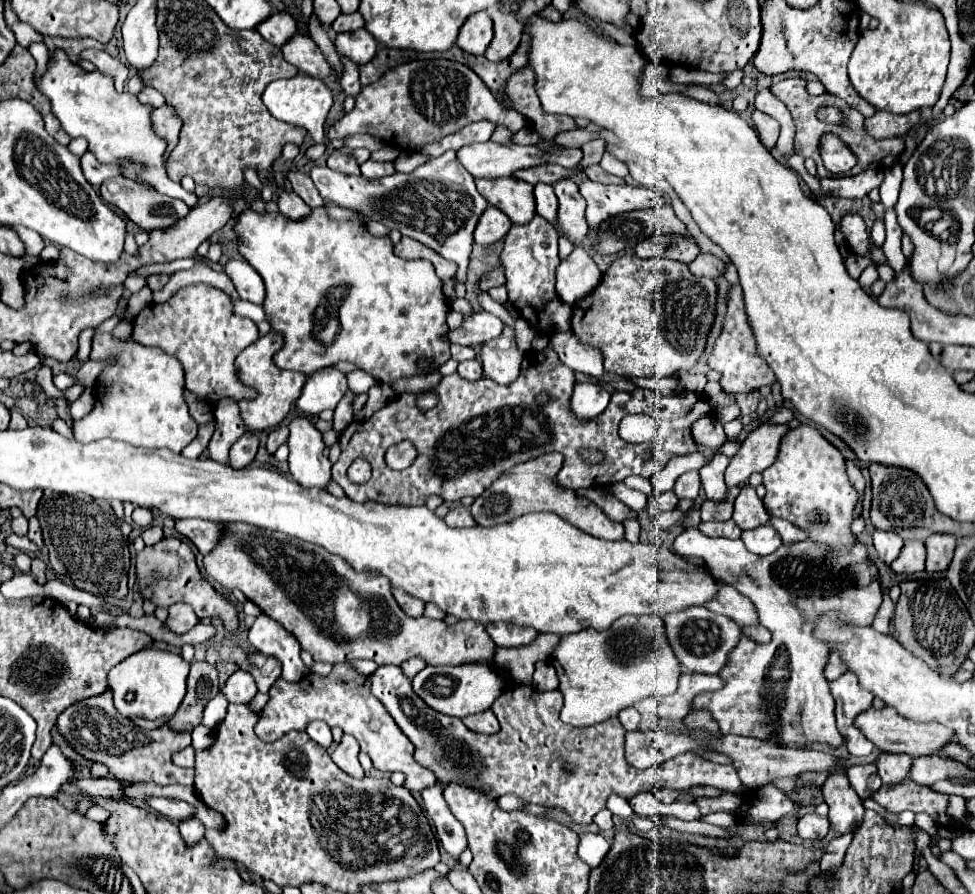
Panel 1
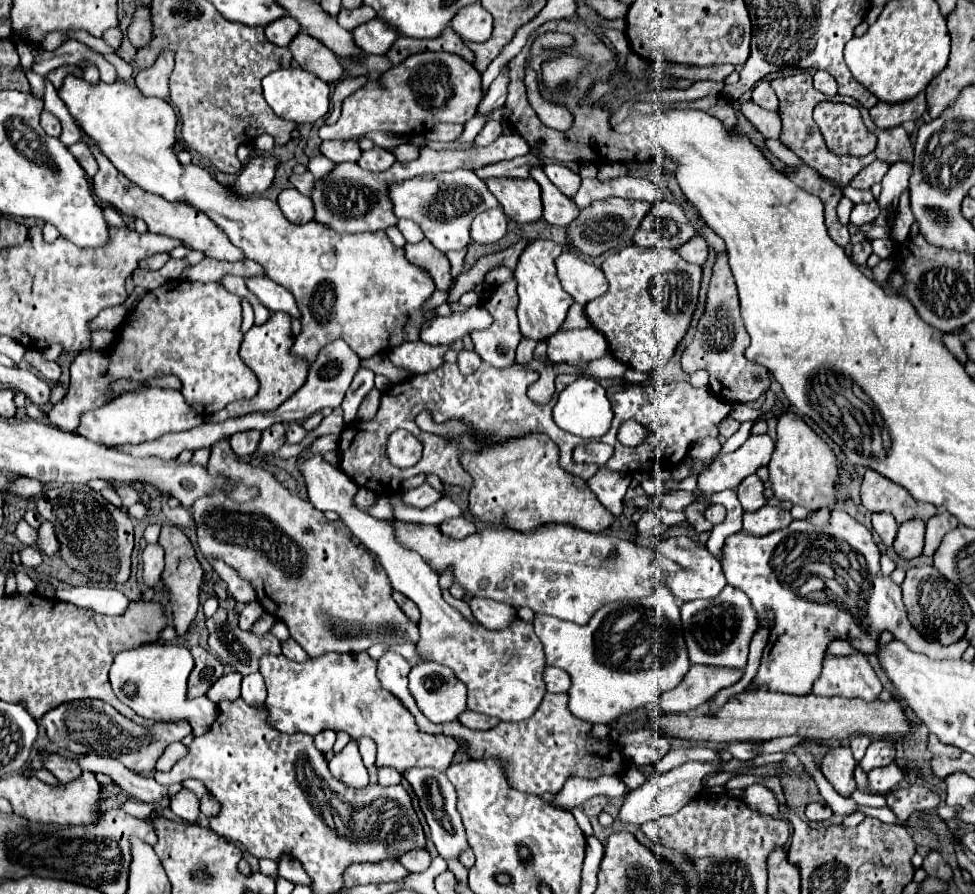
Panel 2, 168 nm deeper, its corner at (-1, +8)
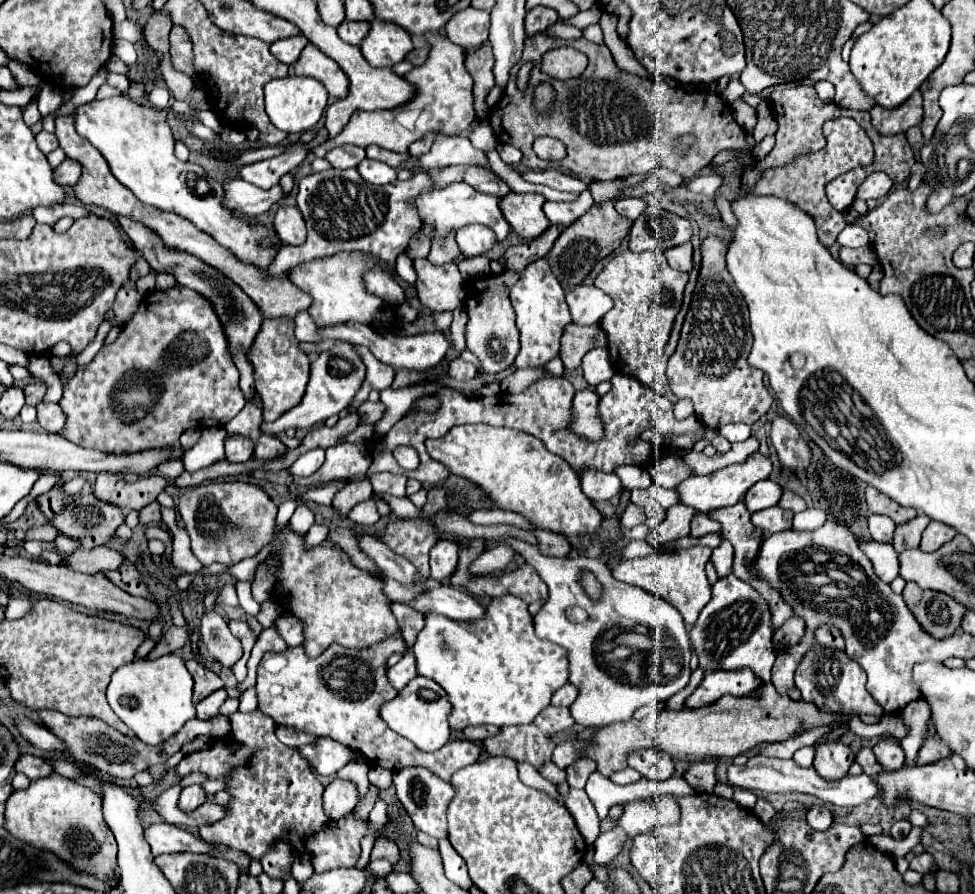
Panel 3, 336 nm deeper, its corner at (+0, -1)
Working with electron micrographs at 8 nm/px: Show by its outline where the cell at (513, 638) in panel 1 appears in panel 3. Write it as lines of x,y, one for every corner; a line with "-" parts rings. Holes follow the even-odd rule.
450,584
422,592
418,598
410,600
408,606
420,614
436,612
454,620
474,620
484,614
484,608
476,598
458,588
450,588

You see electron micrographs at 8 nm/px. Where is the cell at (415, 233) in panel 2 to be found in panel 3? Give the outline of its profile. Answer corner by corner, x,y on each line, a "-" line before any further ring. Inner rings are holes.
418,232
418,234
412,238
406,254
414,260
414,258
426,258
428,252
430,252
430,238
428,238
424,232

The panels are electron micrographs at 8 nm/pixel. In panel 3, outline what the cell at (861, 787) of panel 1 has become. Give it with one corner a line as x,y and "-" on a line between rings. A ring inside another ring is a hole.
884,738
872,750
886,772
894,772
904,766
904,748
900,746
900,742
896,742
892,738

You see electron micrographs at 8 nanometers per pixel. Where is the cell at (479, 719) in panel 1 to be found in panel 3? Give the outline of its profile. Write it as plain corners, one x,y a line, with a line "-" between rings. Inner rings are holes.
470,726
464,730
464,738
472,740
472,742
482,742
484,738
488,738
488,728
486,726

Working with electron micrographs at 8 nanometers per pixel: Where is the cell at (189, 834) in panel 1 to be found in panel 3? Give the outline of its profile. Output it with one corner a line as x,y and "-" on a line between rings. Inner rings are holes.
194,784
194,786
186,786
180,794
180,810
184,812
192,812
196,810
198,806
202,806
206,802
206,792
200,784

